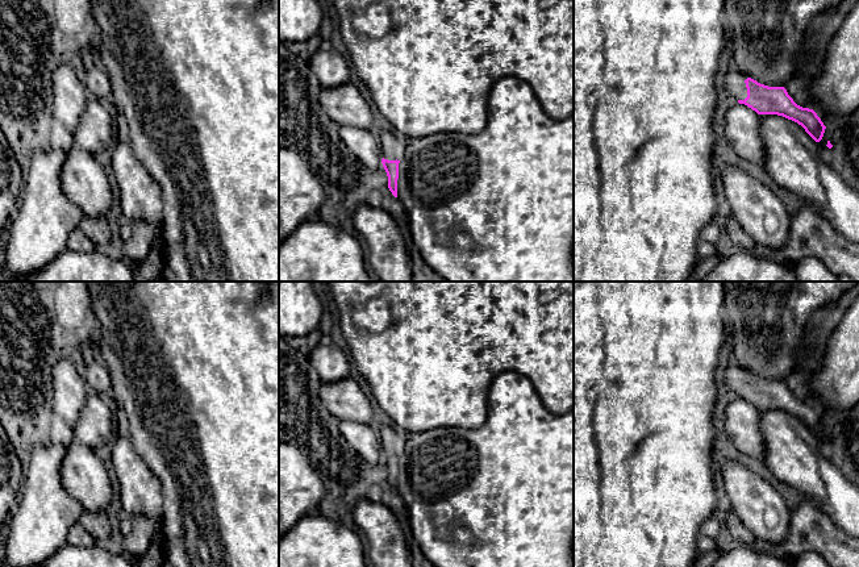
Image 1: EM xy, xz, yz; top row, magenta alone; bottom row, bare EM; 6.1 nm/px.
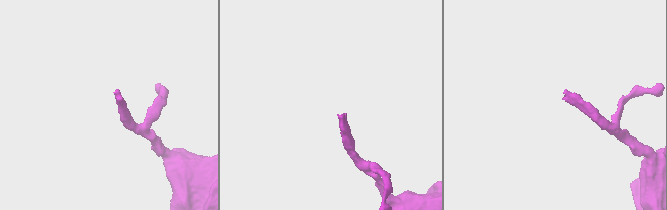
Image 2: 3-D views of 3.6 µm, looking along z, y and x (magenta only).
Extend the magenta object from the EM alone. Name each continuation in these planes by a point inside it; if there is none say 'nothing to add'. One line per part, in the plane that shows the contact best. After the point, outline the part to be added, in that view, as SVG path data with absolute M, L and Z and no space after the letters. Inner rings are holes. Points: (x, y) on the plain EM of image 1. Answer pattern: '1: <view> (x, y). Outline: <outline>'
1: yz (734, 378). Outline: M731 362L724 372L726 385L737 395L745 395L747 392L746 374L747 371L745 368Z

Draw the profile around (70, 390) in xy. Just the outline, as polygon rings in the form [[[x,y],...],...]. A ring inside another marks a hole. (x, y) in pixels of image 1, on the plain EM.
[[[59,358],[53,367],[53,408],[72,430],[89,392],[80,364]]]

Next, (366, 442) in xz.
[[[341,420],[339,433],[363,462],[371,466],[376,466],[383,462],[379,433],[370,425]]]

